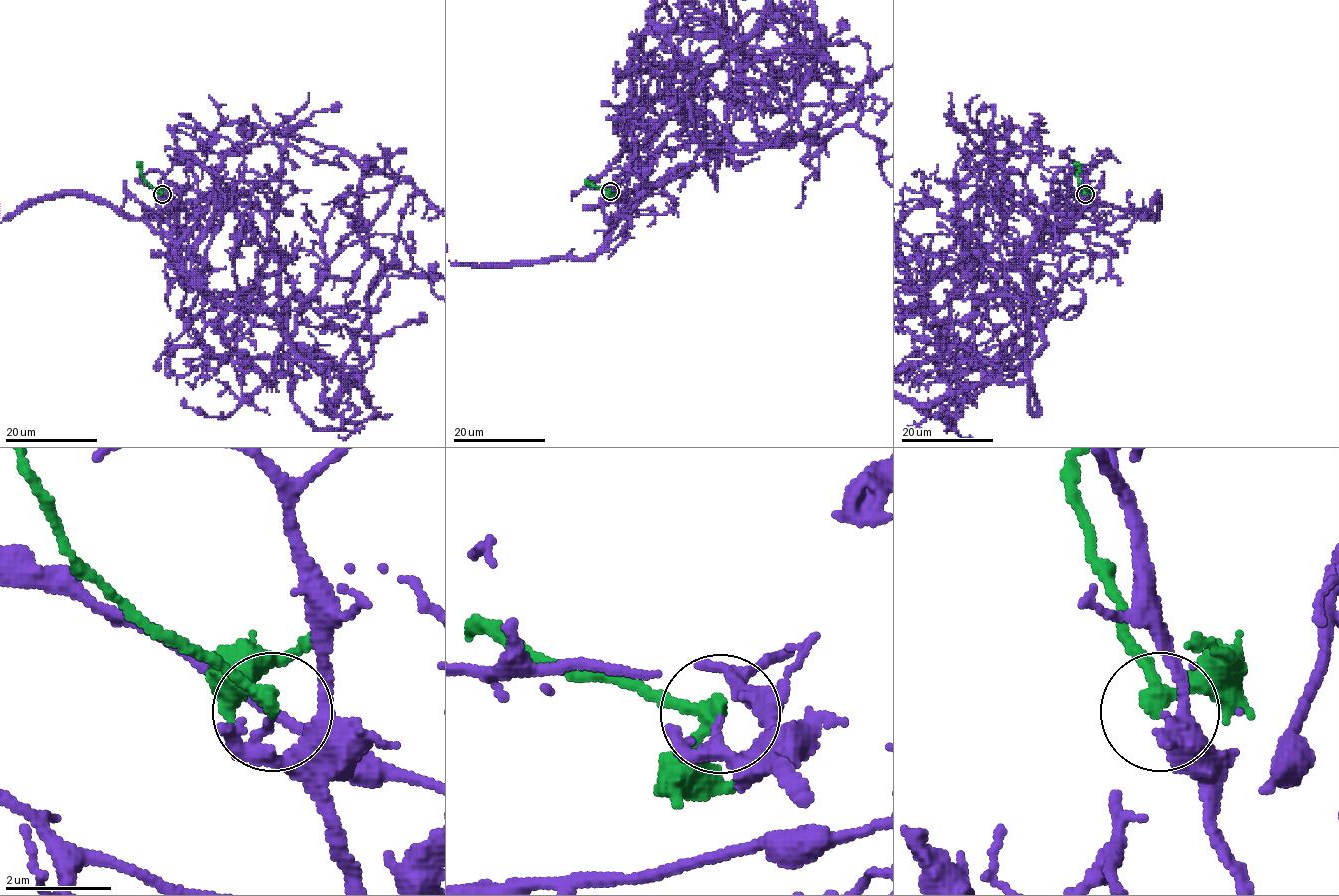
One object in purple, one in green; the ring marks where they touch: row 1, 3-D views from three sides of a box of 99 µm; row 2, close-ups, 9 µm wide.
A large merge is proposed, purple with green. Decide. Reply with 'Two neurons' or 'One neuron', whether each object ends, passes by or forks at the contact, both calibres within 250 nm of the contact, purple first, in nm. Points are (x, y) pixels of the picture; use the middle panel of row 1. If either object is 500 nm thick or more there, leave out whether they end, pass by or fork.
Two neurons. At the ring purple ends. At the ring green passes by. Thickness 110 nm (purple) against 260 nm

